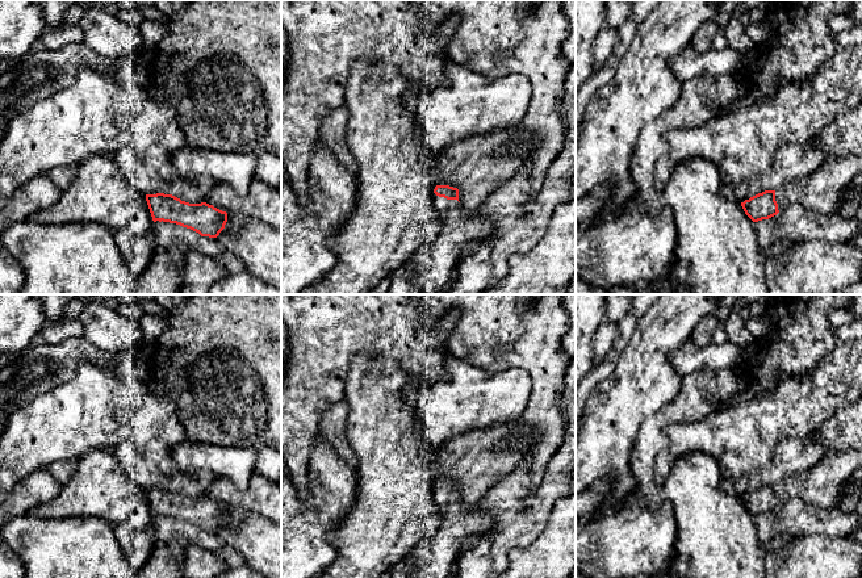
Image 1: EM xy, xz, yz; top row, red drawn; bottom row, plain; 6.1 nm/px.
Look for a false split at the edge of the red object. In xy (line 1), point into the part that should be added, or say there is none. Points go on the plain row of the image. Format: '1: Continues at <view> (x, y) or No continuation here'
1: No continuation here

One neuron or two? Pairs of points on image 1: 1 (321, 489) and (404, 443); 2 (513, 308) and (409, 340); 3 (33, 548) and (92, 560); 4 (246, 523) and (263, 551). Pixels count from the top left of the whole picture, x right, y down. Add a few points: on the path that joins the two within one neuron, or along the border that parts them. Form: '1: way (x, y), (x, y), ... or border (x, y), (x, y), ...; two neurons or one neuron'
1: border (358, 476), (354, 503), (351, 506); two neurons
2: border (426, 308), (425, 323), (430, 327); two neurons
3: way (47, 548), (65, 560), (78, 560); one neuron
4: way (247, 530), (262, 544); one neuron

